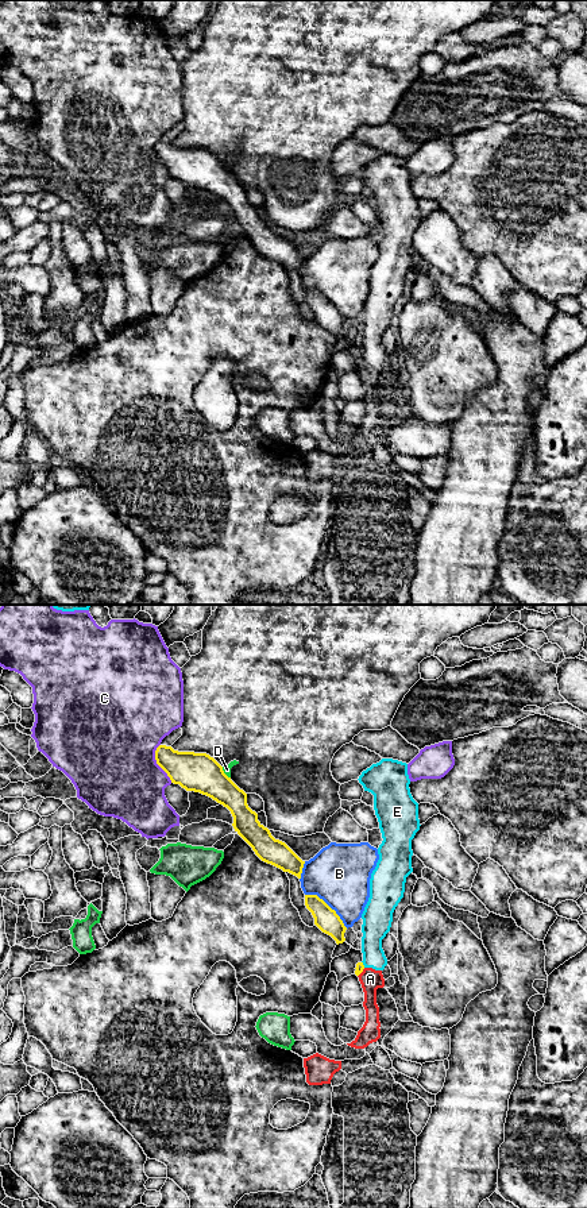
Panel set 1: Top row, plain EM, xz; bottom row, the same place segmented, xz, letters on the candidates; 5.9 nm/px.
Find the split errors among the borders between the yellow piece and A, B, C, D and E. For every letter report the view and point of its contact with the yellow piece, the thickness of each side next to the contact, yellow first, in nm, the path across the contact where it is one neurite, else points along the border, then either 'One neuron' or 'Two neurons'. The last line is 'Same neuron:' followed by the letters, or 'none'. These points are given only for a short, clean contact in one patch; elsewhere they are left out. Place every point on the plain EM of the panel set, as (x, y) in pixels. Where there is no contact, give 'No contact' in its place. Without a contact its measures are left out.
A: Touches yellow at xz (362, 366). Thickness 50 nm (yellow) against 130 nm. Boundary: xz (365, 363), (358, 371). Two neurons
B: Touches yellow at xz (327, 300). Thickness 140 nm (yellow) against 360 nm. Two neurons
C: Touches yellow at xz (157, 158). Thickness 220 nm (yellow) against 500 nm. Two neurons
D: Touches yellow at xz (223, 168). Thickness 240 nm (yellow) against 50 nm. Two neurons
E: Touches yellow at xz (362, 359). Thickness 50 nm (yellow) against 160 nm. Two neurons
Same neuron: none

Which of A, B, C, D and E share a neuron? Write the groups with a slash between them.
A E / B / C / D

